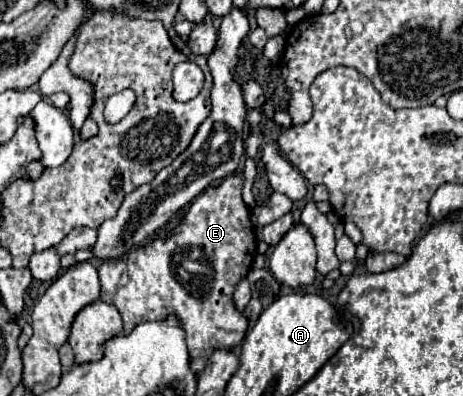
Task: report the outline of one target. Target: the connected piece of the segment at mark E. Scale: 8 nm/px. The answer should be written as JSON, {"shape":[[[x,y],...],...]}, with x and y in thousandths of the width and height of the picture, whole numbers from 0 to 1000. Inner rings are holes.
{"shape":[[[525,442],[486,447],[473,467],[447,472],[438,487],[430,487],[417,503],[408,533],[400,538],[391,568],[382,573],[374,593],[365,593],[361,604],[335,604],[309,624],[296,624],[270,654],[218,659],[218,674],[214,674],[218,755],[257,780],[270,816],[266,836],[279,841],[296,816],[348,811],[365,790],[378,790],[391,806],[395,831],[404,841],[400,856],[404,856],[408,896],[417,912],[417,932],[425,932],[425,942],[438,937],[443,917],[451,912],[464,881],[512,876],[525,861],[538,826],[533,801],[503,775],[508,725],[525,699],[538,694],[546,654],[555,644],[555,588],[542,558],[542,533],[521,503],[521,482],[525,482]],[[266,684],[279,689],[279,715],[257,730],[253,715]]]}

